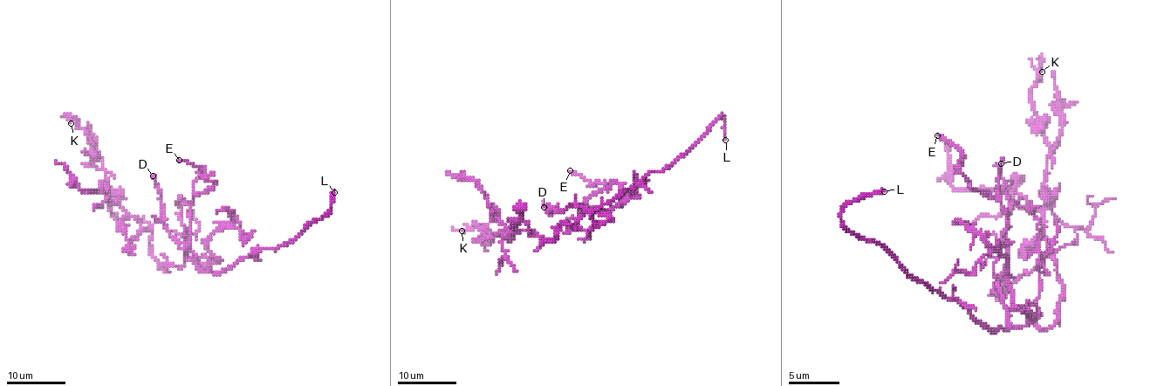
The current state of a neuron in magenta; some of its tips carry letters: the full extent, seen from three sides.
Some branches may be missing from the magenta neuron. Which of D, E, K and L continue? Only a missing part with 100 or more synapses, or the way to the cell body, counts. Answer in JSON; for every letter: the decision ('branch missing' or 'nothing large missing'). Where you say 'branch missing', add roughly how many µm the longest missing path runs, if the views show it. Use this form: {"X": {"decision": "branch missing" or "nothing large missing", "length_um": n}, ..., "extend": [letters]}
{"D": {"decision": "nothing large missing"}, "E": {"decision": "nothing large missing"}, "K": {"decision": "nothing large missing"}, "L": {"decision": "branch missing", "length_um": 30}, "extend": ["L"]}

